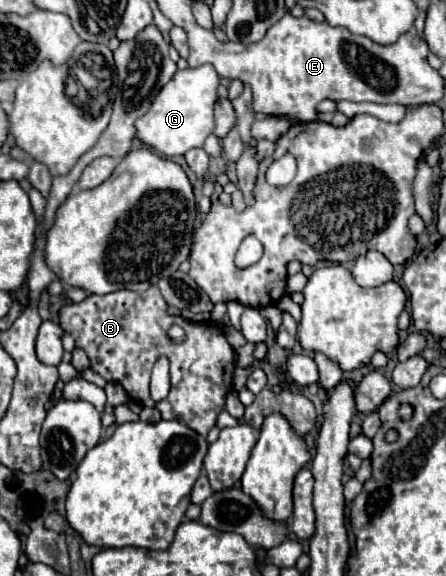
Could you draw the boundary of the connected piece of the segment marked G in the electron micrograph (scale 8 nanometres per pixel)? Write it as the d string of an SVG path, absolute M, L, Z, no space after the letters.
M210 64L178 70L172 80L158 92L150 110L134 122L136 138L166 158L184 156L192 148L202 148L204 140L214 130L212 108L218 100L218 84L220 78L214 68L210 68Z

